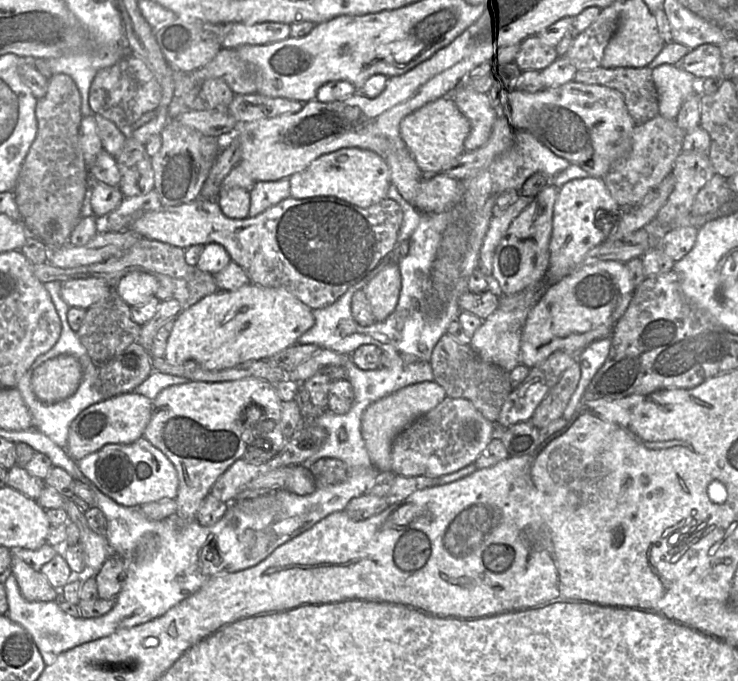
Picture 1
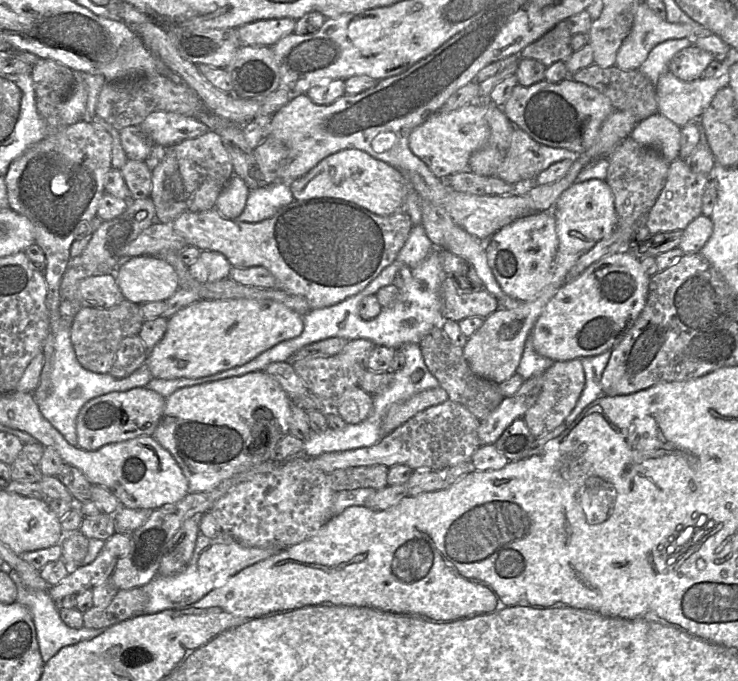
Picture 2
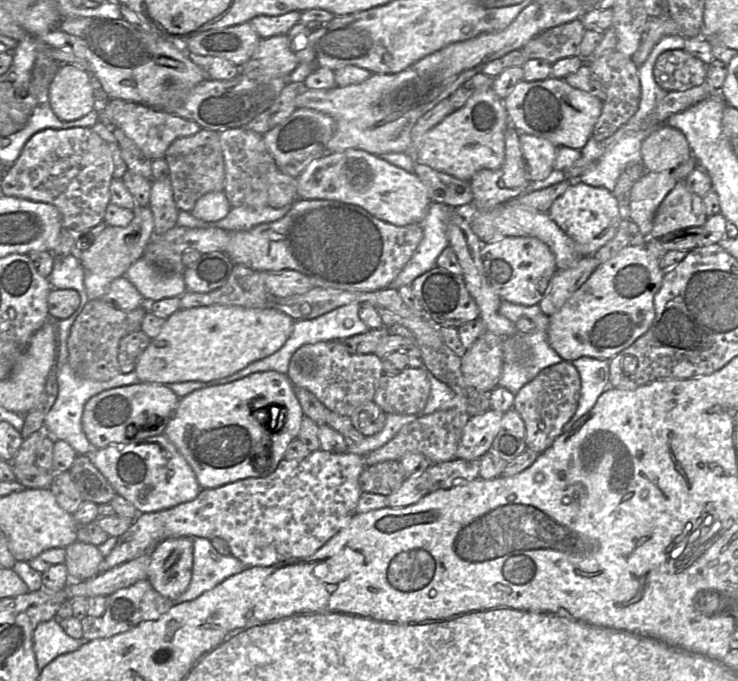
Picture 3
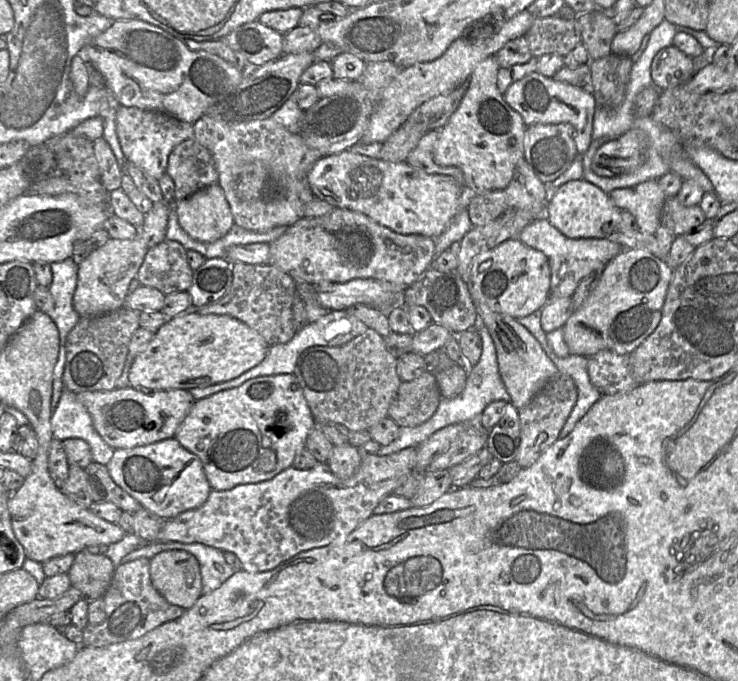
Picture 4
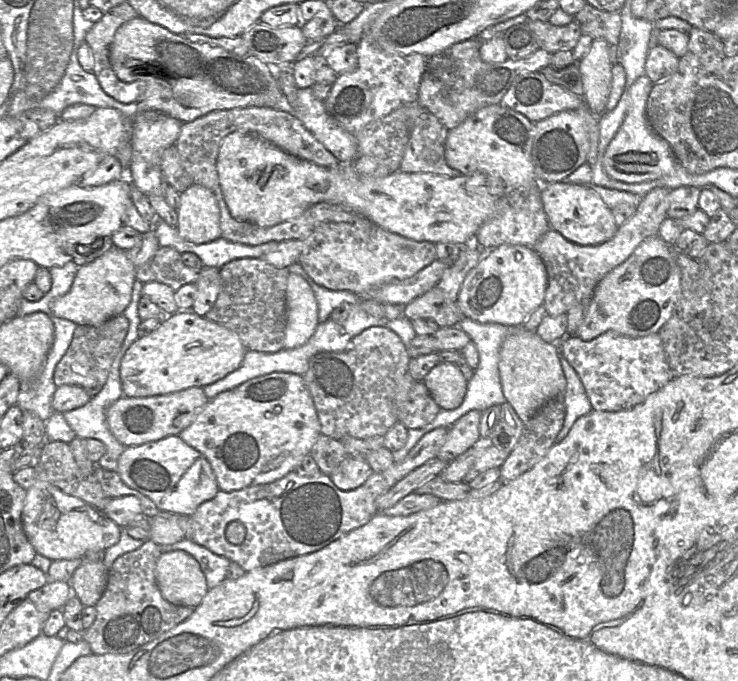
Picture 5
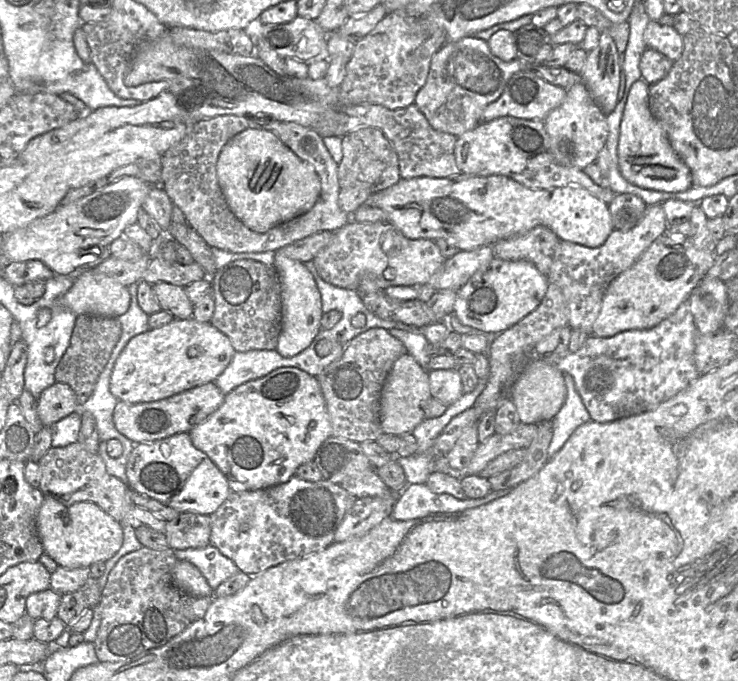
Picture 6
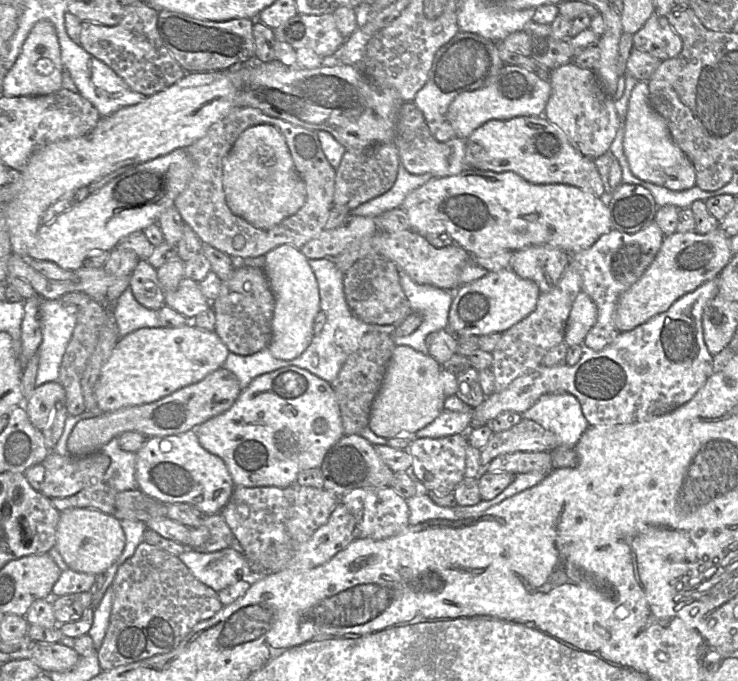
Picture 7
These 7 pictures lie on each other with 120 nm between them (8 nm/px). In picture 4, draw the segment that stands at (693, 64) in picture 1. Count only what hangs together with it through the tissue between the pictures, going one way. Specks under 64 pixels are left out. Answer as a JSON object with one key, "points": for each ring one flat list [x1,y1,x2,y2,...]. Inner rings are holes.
{"points":[[675,46,660,50,651,63,653,85,659,90,676,87,694,75,693,57]]}

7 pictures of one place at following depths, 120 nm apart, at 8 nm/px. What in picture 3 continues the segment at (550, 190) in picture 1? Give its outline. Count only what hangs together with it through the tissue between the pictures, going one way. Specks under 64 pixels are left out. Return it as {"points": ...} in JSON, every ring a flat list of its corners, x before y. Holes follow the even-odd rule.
{"points":[[508,237,487,243,481,249,481,258,487,281,496,294,504,301,524,306,539,305,557,270,554,254,535,237]]}

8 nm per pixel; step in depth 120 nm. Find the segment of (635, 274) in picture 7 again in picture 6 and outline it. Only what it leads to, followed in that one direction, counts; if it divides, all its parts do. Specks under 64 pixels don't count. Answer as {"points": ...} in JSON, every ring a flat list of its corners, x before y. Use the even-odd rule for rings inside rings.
{"points":[[662,204,647,207,642,220,628,231,614,230,599,247,589,248,579,244,559,241,553,263,547,276,548,283,560,287,569,310,568,326,592,335,593,323,597,319,604,294,609,284,622,272,629,269,661,235,668,224]]}

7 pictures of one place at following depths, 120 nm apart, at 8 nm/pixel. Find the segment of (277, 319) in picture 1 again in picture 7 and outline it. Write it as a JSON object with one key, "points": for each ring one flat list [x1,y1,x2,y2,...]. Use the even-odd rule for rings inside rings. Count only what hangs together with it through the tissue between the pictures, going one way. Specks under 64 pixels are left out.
{"points":[[192,321,180,327,137,329,117,341,101,369,95,389,98,409,113,412,162,399,222,367,229,352,215,331,200,329]]}

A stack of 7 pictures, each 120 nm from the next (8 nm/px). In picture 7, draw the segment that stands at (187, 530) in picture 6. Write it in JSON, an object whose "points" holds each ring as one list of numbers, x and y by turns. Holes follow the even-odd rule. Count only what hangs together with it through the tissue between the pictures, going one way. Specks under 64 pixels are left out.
{"points":[[221,512,206,515,202,524,189,528,189,533,189,547,202,553,234,547,236,541]]}

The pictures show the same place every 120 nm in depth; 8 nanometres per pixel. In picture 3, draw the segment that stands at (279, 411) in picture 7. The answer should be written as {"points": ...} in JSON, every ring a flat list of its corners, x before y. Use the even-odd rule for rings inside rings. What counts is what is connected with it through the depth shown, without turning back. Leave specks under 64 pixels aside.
{"points":[[276,371,252,373,242,379,208,388,198,389,180,398,178,407,169,420,163,435,178,449,194,471,202,489,211,489,246,478,263,478,273,473,291,441,297,438,303,410,294,392,294,385,287,374],[275,407,284,410,284,427,281,432,271,430,269,412]]}

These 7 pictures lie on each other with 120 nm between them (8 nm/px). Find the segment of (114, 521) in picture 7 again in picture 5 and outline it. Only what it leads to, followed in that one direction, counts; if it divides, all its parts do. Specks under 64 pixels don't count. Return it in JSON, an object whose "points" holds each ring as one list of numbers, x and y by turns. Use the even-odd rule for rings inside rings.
{"points":[[37,470,35,482,27,489,22,510,23,530,38,554,49,558,51,561,70,560,82,558,90,552,106,550,119,541,122,528,103,511,80,498,63,493,58,487,39,477,38,474,39,471]]}

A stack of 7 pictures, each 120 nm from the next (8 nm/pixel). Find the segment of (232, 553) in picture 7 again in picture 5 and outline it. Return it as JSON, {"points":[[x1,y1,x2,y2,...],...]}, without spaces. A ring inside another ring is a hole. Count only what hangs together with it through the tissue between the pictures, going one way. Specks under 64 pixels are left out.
{"points":[[183,539,174,544,160,545,162,553,183,550,193,556,200,564,205,575,207,586,212,589,226,579,231,561,226,557,217,555,189,539]]}

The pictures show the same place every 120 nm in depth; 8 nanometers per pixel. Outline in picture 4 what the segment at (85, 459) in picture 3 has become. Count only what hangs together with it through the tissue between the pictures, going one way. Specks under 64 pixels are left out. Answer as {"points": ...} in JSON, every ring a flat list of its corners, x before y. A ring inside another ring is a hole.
{"points":[[92,461,85,467,93,502,111,502,122,511,135,513,143,506,112,479,106,465]]}

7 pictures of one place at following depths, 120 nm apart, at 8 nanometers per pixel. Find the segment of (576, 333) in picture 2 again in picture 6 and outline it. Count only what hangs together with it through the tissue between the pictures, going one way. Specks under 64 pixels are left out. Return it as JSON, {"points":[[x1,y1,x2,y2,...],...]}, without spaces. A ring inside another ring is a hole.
{"points":[[664,233,608,286,592,335,611,337,627,330,649,329,672,315,714,265,715,251,695,248,687,237]]}

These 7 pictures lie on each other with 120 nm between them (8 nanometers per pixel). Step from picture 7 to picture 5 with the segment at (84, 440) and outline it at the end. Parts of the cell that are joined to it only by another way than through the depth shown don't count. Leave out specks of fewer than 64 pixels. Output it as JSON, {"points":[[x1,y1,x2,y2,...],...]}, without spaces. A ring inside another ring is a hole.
{"points":[[201,387,151,397,122,396,108,408,107,421,111,432,121,444,125,447,139,446,170,435,179,435,193,423,208,401]]}

